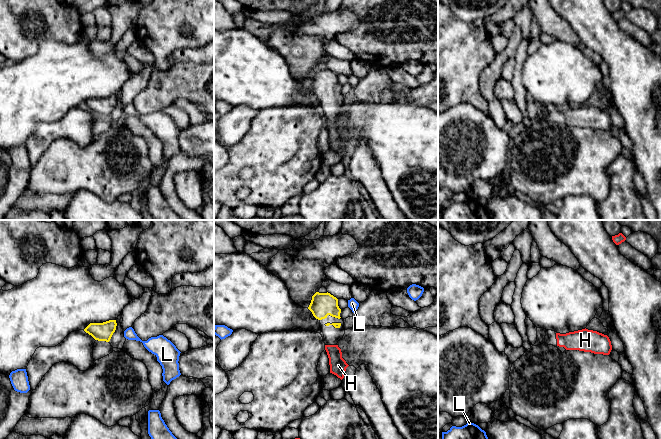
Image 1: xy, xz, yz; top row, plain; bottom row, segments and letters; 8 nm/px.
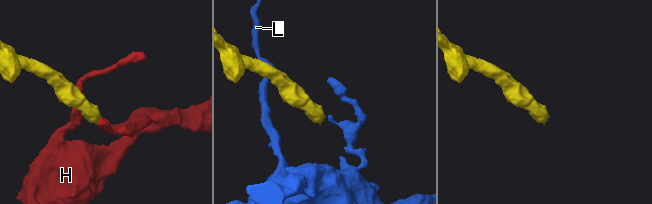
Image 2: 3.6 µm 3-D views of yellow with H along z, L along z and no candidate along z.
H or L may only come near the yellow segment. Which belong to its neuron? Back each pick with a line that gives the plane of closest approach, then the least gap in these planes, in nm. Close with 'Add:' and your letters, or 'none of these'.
H: view xz; gap 140 nm
Add: H

